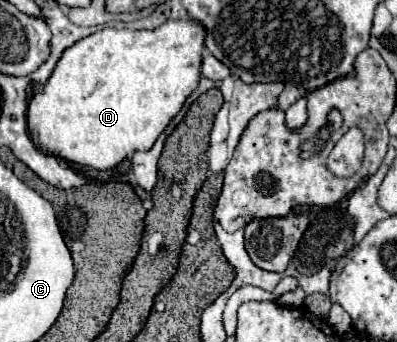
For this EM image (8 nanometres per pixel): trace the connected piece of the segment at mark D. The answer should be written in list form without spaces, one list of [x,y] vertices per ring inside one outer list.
[[[169,19],[155,29],[141,31],[107,27],[81,39],[63,53],[43,93],[33,95],[27,115],[31,137],[39,141],[37,145],[49,155],[95,169],[111,169],[121,163],[127,153],[151,149],[169,121],[181,111],[185,99],[197,89],[203,47],[205,29],[195,19]]]

